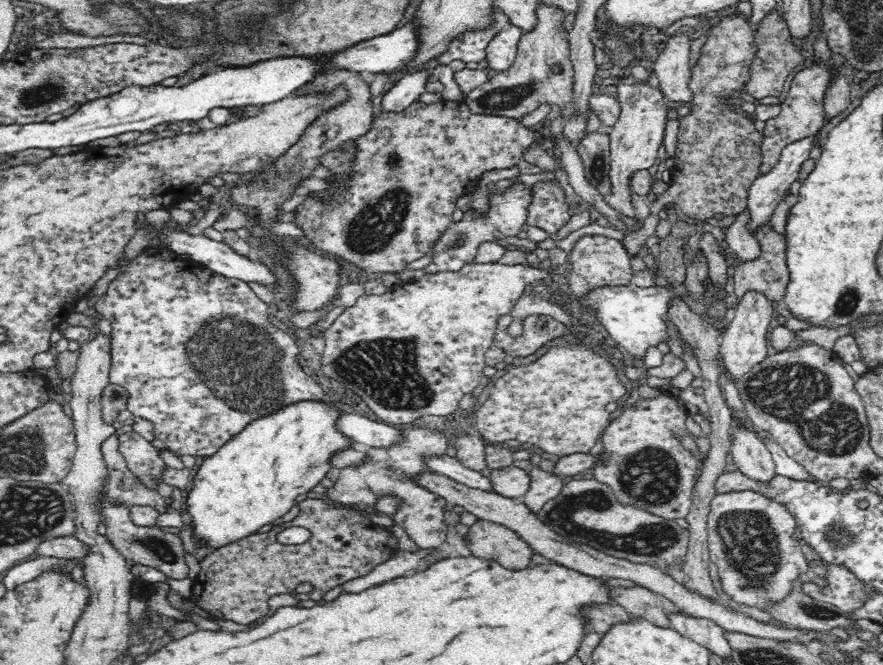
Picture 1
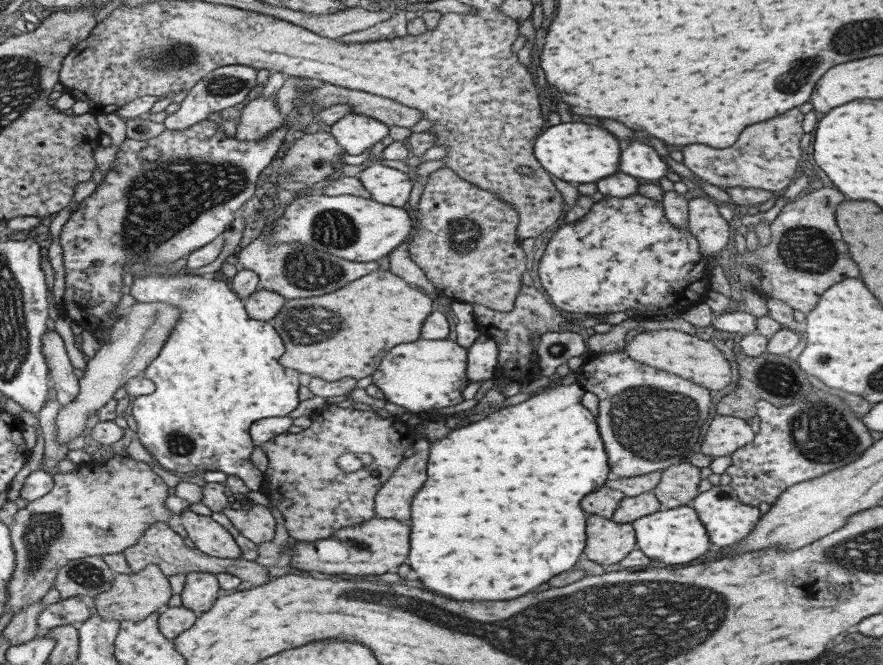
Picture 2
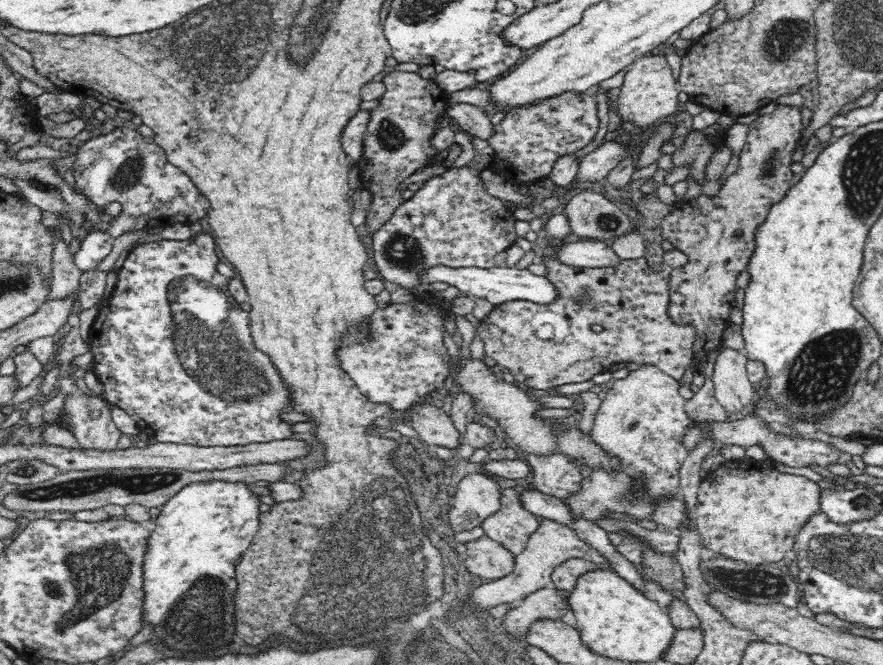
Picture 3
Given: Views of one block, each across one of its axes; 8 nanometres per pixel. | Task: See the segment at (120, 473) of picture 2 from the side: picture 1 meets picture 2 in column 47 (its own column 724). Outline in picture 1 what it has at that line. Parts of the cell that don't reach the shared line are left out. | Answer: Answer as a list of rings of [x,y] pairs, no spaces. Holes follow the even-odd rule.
[[[760,491],[716,494],[710,500],[706,530],[710,560],[718,567],[724,594],[742,606],[758,610],[768,610],[774,606],[772,601],[784,600],[792,592],[794,580],[810,571],[796,539],[796,527],[796,519],[786,505]]]

